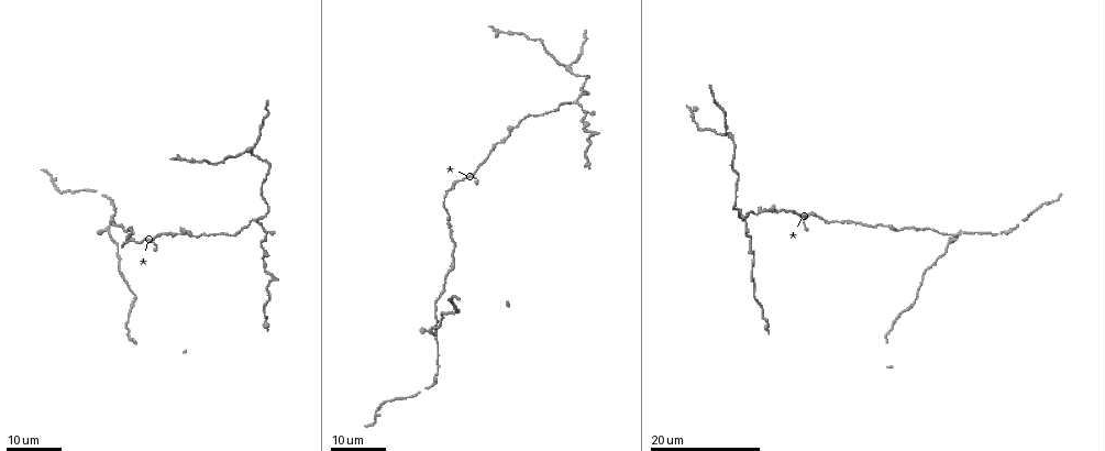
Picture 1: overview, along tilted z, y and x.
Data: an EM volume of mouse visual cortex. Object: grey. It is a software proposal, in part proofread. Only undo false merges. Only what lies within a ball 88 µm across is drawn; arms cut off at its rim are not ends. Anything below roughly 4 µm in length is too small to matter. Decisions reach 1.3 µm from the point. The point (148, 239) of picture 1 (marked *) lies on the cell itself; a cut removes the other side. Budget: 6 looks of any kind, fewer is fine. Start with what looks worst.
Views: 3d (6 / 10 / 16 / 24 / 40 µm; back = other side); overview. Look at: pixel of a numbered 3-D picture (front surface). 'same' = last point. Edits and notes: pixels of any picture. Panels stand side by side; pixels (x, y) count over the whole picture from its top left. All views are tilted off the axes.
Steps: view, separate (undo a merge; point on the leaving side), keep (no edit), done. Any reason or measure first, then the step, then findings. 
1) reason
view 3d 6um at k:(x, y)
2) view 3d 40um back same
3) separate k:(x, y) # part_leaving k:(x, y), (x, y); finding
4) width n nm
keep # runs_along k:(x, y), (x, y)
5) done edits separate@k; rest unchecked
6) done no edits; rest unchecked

view 3d 16um at 1:(110, 223)

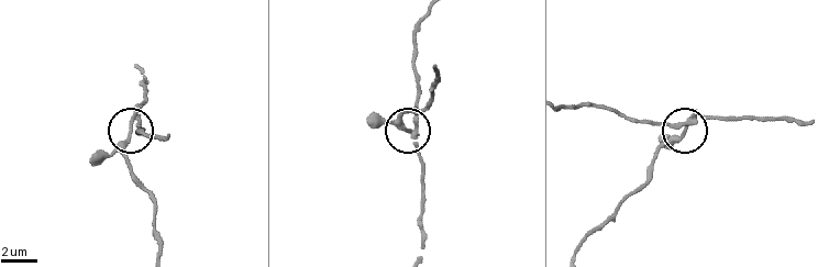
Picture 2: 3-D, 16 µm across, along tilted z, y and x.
view 3d 10um at 2:(129, 132)

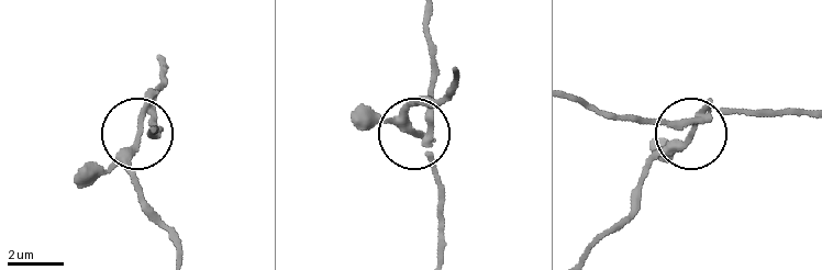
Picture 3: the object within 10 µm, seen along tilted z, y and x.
arms 3
separate 3:(131, 146) # part_leaving 3:(143, 108), (132, 172), (177, 251); two cells meet here

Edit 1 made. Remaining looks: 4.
view overview

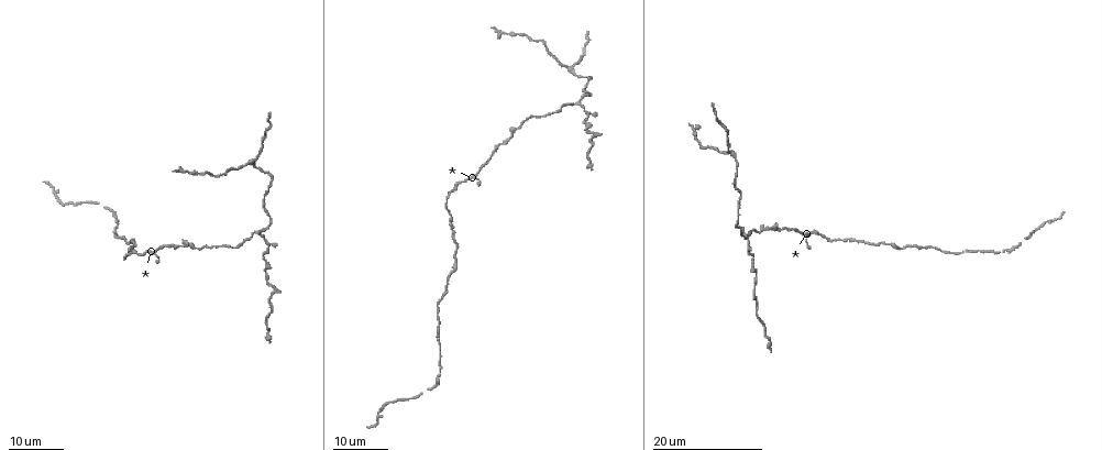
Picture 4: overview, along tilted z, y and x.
branch point
view 3d 24um at 4:(733, 153)

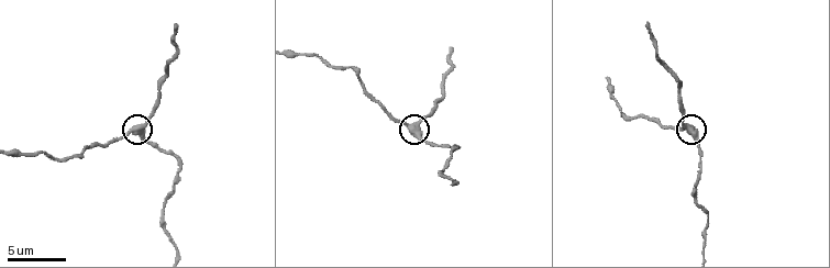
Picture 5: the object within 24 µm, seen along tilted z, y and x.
closer look
view 3d 6um at 5:(412, 127)

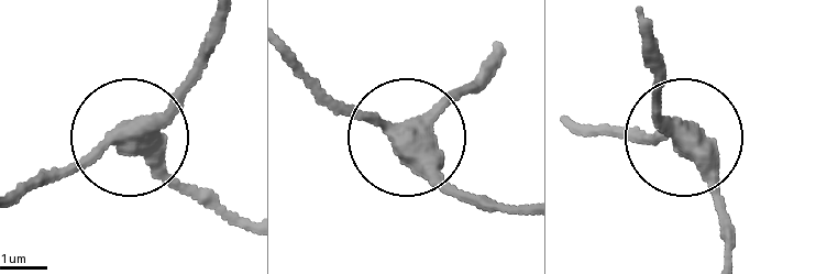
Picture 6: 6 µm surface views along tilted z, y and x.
arms 3
keep # runs_along 6:(725, 249), (708, 163), (657, 110), (653, 83); all the same cell

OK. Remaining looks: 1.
done edits separate@3; rest unchecked

